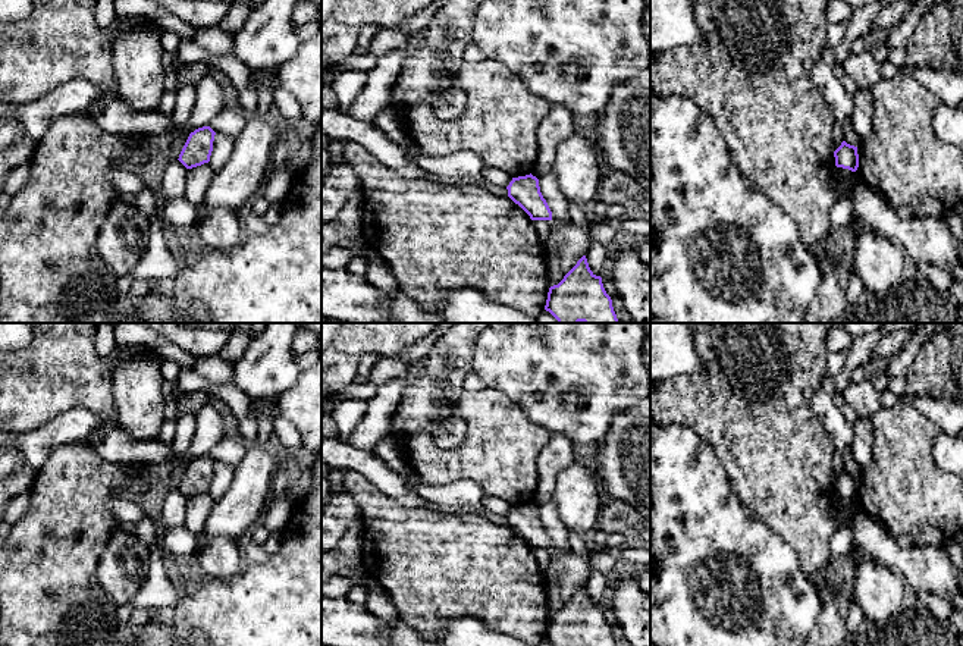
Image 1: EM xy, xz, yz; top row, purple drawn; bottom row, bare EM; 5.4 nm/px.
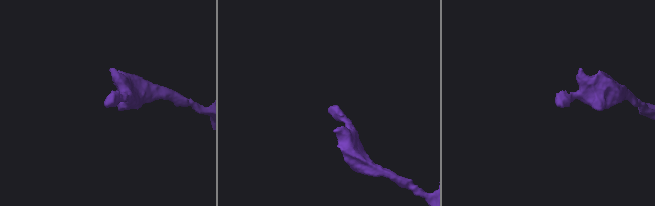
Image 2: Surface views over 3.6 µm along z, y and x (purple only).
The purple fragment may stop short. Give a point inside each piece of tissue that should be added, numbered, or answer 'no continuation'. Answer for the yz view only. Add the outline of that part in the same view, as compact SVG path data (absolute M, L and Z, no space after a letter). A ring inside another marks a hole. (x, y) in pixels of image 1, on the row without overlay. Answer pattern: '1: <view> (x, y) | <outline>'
no continuation

